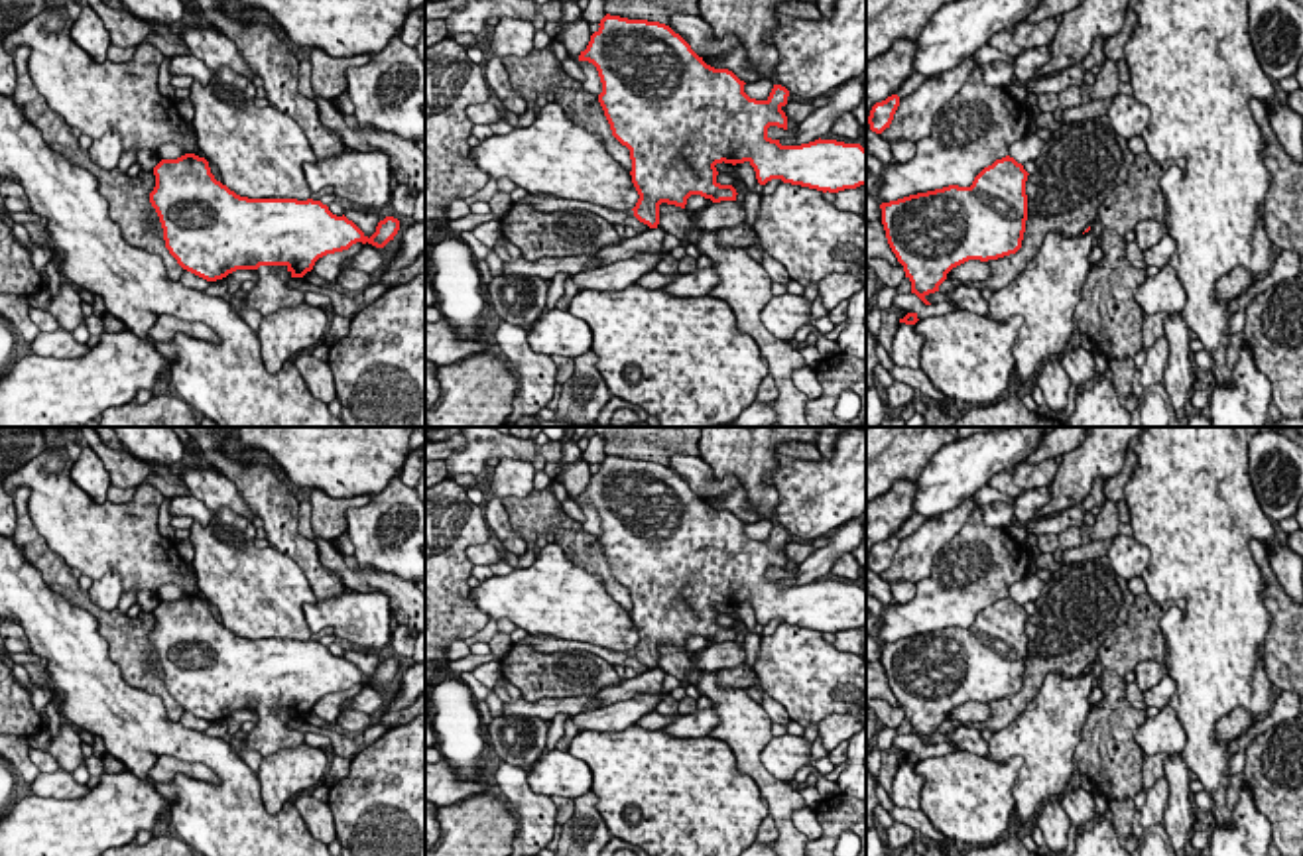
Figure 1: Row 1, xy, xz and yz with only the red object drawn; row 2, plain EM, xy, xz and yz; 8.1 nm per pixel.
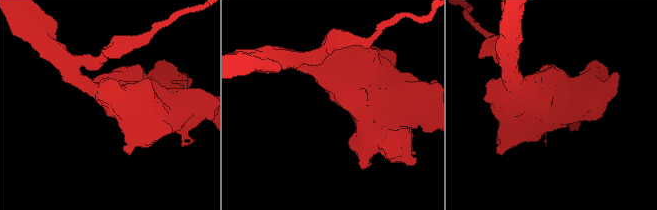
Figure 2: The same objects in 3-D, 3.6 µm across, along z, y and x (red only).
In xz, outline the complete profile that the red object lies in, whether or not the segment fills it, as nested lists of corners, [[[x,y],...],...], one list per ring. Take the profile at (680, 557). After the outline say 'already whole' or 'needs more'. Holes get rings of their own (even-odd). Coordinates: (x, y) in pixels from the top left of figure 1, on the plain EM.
[[[606,455],[598,466],[579,502],[589,502],[598,512],[598,543],[612,577],[630,590],[630,616],[640,636],[632,651],[650,669],[659,665],[661,643],[685,649],[691,636],[713,643],[736,642],[736,630],[716,622],[714,606],[722,602],[748,602],[760,626],[781,620],[823,634],[866,626],[866,590],[860,584],[819,579],[801,586],[781,586],[768,577],[770,567],[787,571],[781,551],[789,537],[785,527],[774,525],[766,541],[750,539],[744,521],[728,510],[707,506],[679,474],[659,462]]]; already whole

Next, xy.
[[[195,594],[161,600],[154,616],[150,643],[169,695],[207,722],[256,710],[260,722],[248,732],[244,750],[262,758],[305,742],[305,734],[289,730],[287,720],[303,718],[319,699],[356,683],[384,689],[400,671],[400,661],[386,657],[368,679],[321,642],[240,638],[217,622],[209,602]]]; needs more

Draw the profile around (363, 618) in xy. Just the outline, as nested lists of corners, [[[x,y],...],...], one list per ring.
[[[346,590],[341,596],[303,604],[307,626],[313,634],[333,628],[337,640],[346,640],[360,649],[390,649],[390,598],[380,592]]]

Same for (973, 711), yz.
[[[968,701],[957,708],[953,708],[947,714],[947,720],[959,720],[959,722],[984,722],[986,718],[990,718],[990,708],[986,703],[980,701]]]

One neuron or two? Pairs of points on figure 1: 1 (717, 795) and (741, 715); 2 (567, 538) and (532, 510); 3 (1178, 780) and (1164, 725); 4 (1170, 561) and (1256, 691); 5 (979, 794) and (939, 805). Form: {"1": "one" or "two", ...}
{"1": "two", "2": "one", "3": "two", "4": "one", "5": "one"}

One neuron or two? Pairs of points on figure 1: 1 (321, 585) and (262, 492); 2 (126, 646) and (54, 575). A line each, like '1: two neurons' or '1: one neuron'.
1: one neuron
2: one neuron

